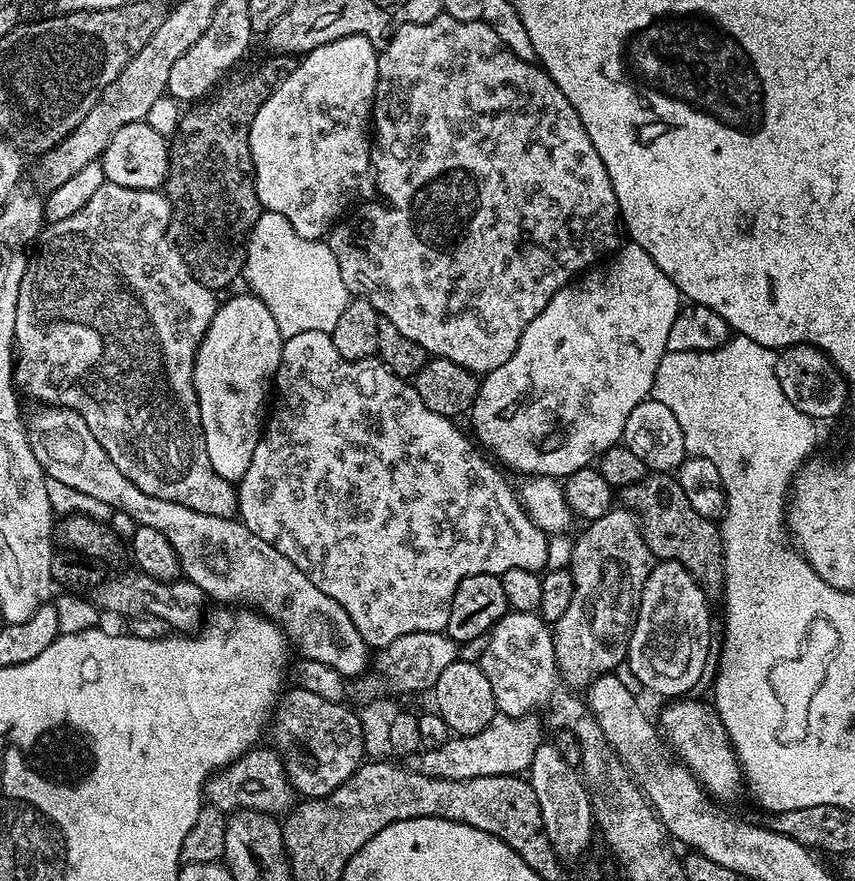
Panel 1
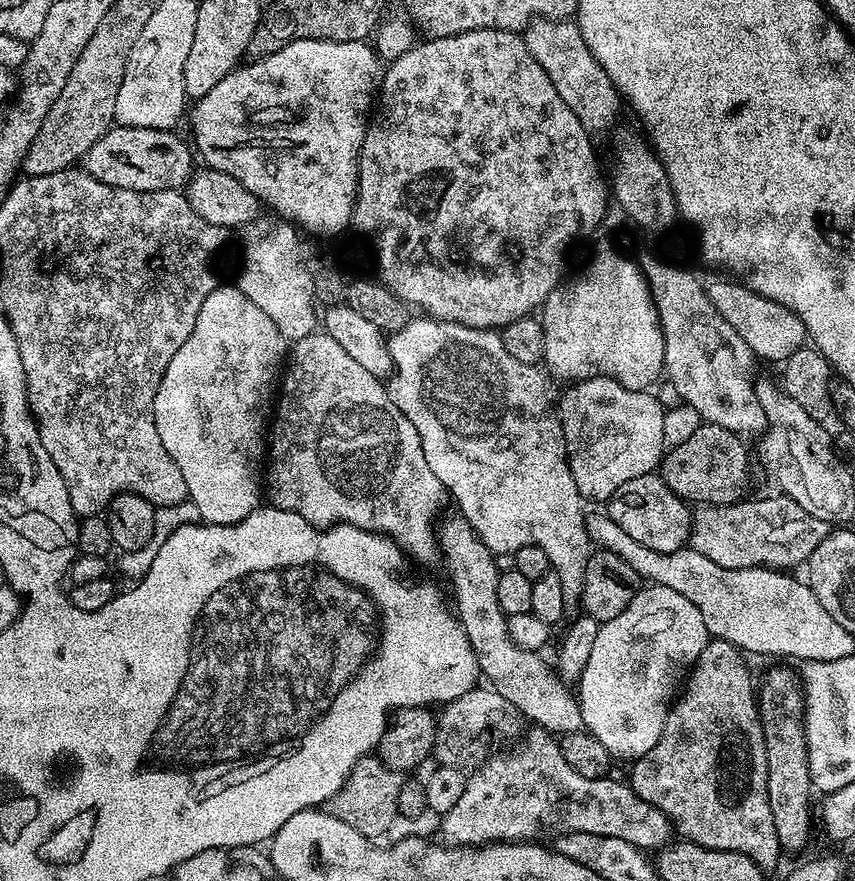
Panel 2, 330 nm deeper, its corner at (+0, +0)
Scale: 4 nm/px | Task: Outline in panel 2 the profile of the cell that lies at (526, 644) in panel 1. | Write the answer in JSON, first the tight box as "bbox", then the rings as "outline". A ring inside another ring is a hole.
{"bbox":[439,727,580,848],"outline":[[[533,727],[531,731],[523,737],[522,742],[515,745],[515,748],[516,752],[508,752],[512,750],[497,751],[495,754],[488,757],[486,763],[480,765],[479,768],[472,769],[470,775],[467,777],[468,785],[464,791],[464,796],[458,798],[458,806],[454,806],[454,810],[443,813],[440,821],[439,835],[442,837],[445,845],[455,846],[457,848],[475,848],[479,845],[493,842],[532,842],[540,838],[542,834],[552,834],[552,780],[556,780],[556,784],[560,784],[560,780],[572,780],[572,784],[580,784],[580,780],[576,780],[576,776],[572,776],[572,772],[568,772],[566,758],[562,758],[562,750],[560,749],[557,737],[551,732],[546,732],[542,728]]]}

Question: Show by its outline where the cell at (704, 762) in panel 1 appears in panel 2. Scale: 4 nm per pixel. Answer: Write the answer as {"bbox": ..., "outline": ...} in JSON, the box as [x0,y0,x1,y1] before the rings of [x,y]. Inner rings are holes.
{"bbox":[438,514,584,734],"outline":[[[459,514],[446,516],[438,524],[438,552],[442,557],[442,564],[444,560],[445,566],[452,571],[452,596],[456,599],[454,611],[462,630],[466,630],[466,638],[470,638],[470,646],[474,650],[474,658],[480,667],[481,677],[494,691],[502,694],[502,698],[506,698],[506,702],[514,705],[525,721],[531,722],[535,727],[553,734],[581,731],[584,723],[577,693],[567,683],[564,683],[551,667],[548,669],[548,664],[543,660],[540,652],[522,650],[522,646],[518,646],[510,638],[508,617],[504,615],[502,606],[498,602],[498,578],[501,569],[496,568],[497,557],[484,545],[482,538],[472,529],[466,517]]]}

